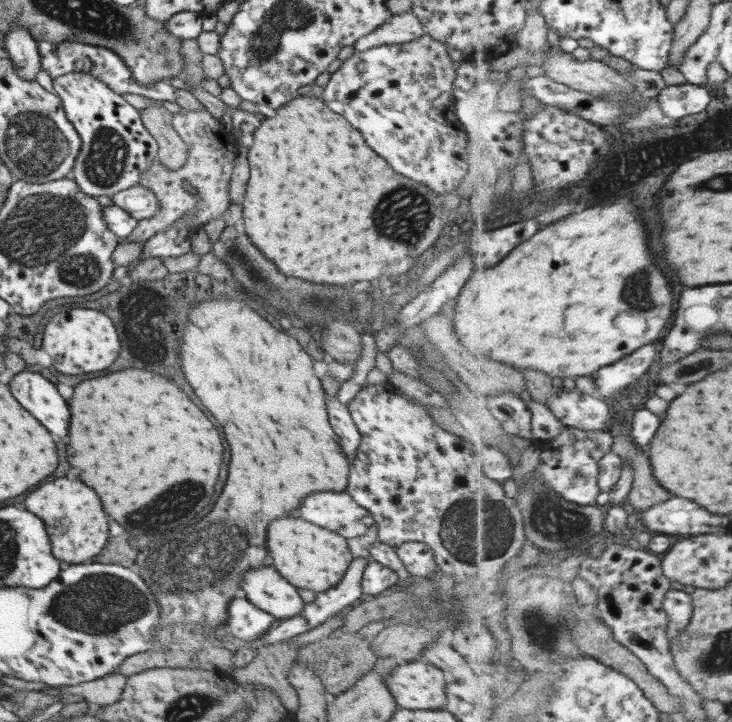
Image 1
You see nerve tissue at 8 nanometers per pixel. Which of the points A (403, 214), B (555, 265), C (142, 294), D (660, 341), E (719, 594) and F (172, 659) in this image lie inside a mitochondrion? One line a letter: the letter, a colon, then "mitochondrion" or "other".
A: mitochondrion
B: other
C: other
D: other
E: other
F: other

